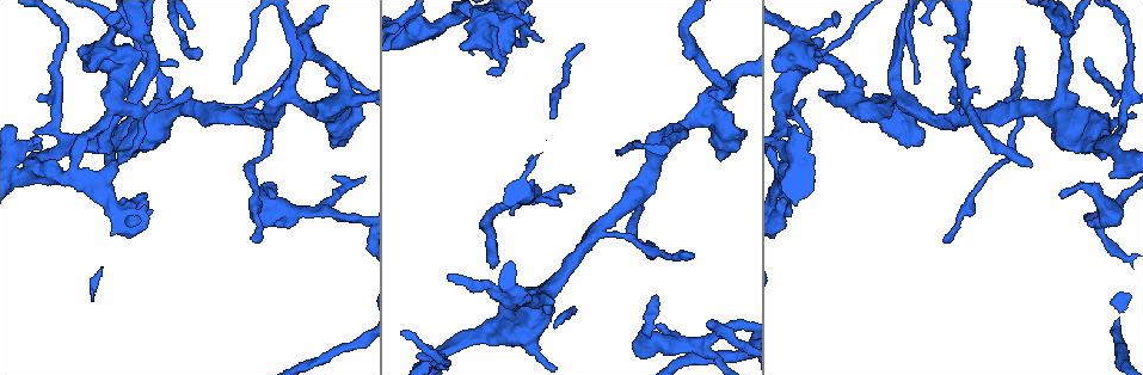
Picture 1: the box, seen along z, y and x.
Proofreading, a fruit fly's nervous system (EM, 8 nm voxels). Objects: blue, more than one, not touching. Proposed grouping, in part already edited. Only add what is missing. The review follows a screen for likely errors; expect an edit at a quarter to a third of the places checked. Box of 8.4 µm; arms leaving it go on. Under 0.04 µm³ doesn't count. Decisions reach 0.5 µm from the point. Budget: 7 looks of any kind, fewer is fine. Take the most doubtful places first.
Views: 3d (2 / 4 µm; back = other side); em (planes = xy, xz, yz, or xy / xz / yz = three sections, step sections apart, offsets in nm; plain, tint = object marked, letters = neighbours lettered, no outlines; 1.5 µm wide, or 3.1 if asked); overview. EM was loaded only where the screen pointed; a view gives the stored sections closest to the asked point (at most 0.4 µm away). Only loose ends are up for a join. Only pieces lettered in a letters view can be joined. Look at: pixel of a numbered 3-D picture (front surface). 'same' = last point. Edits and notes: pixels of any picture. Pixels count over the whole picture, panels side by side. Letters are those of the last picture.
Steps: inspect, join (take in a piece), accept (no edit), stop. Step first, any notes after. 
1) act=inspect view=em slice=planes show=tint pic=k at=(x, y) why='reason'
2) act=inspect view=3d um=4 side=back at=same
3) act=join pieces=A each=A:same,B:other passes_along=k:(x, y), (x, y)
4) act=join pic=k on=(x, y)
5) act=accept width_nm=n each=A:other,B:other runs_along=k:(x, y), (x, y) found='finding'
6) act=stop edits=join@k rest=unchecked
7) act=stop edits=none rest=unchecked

act=inspect view=3d um=4 pic=1 at=(494, 266) why='an open end'

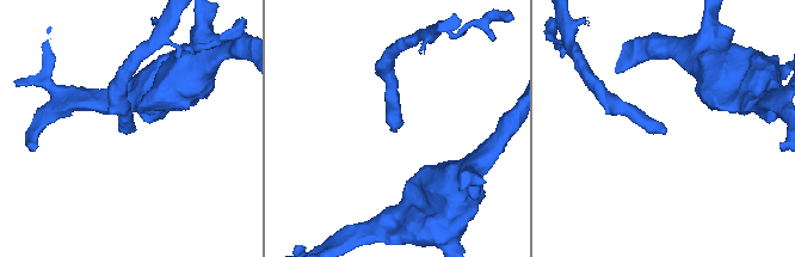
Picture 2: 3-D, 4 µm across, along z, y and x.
act=inspect view=em slice=planes show=letters pic=2 at=(396, 127) why='shape alone is not enough'

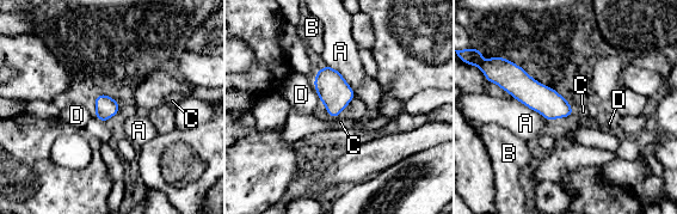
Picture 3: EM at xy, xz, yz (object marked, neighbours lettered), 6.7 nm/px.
act=join pieces=D each=A:other,B:other,C:other,D:same passes_along=3:(333, 91), (317, 91), (301, 95) found='the cell continues'

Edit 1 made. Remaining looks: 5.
act=inspect view=3d um=4 pic=1 at=(118, 165) why='free end'

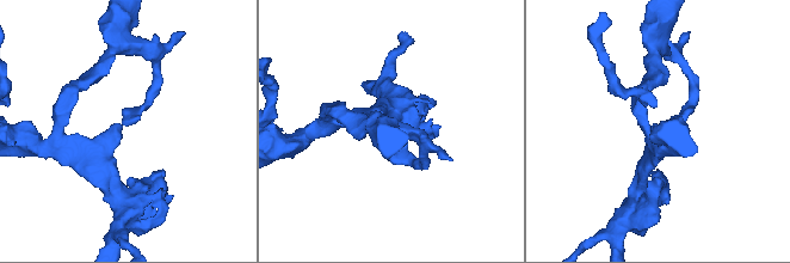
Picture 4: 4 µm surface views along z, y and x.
act=inspect view=em slice=planes show=letters pic=4 at=(122, 126) why='shape alone is not enough'

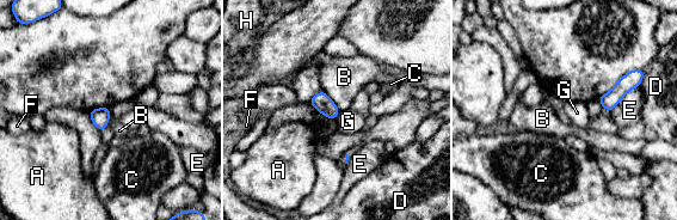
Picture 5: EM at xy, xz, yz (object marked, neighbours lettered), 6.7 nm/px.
act=accept each=A:other,B:other,C:other,D:other,E:other,F:other,G:other,H:other border=5:(110, 108), (110, 120), (100, 132) found='no lettered piece goes on from it'

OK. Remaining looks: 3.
act=inspect view=em slice=planes show=tint pic=1 at=(1117, 175) why='free end'

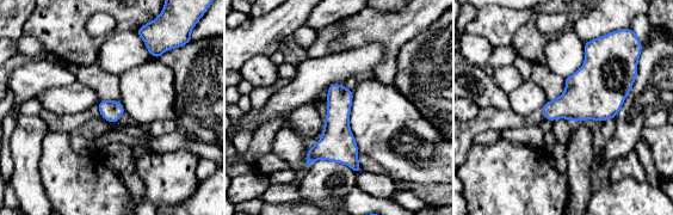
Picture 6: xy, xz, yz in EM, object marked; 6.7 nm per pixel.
act=inspect view=em slice=planes show=letters at=same why='see the neighbours'

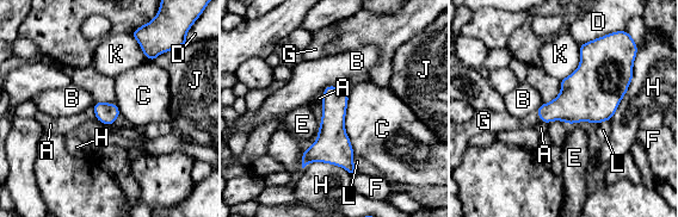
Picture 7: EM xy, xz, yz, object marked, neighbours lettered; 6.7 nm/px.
act=join pieces=G each=A:other,B:other,C:other,D:other,E:other,F:other,G:same,H:other,J:other,K:other,L:other passes_along=7:(573, 104), (538, 116), (503, 121) found='it goes on there'

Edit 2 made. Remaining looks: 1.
act=stop edits=join@3,join@7 rest=unchecked

